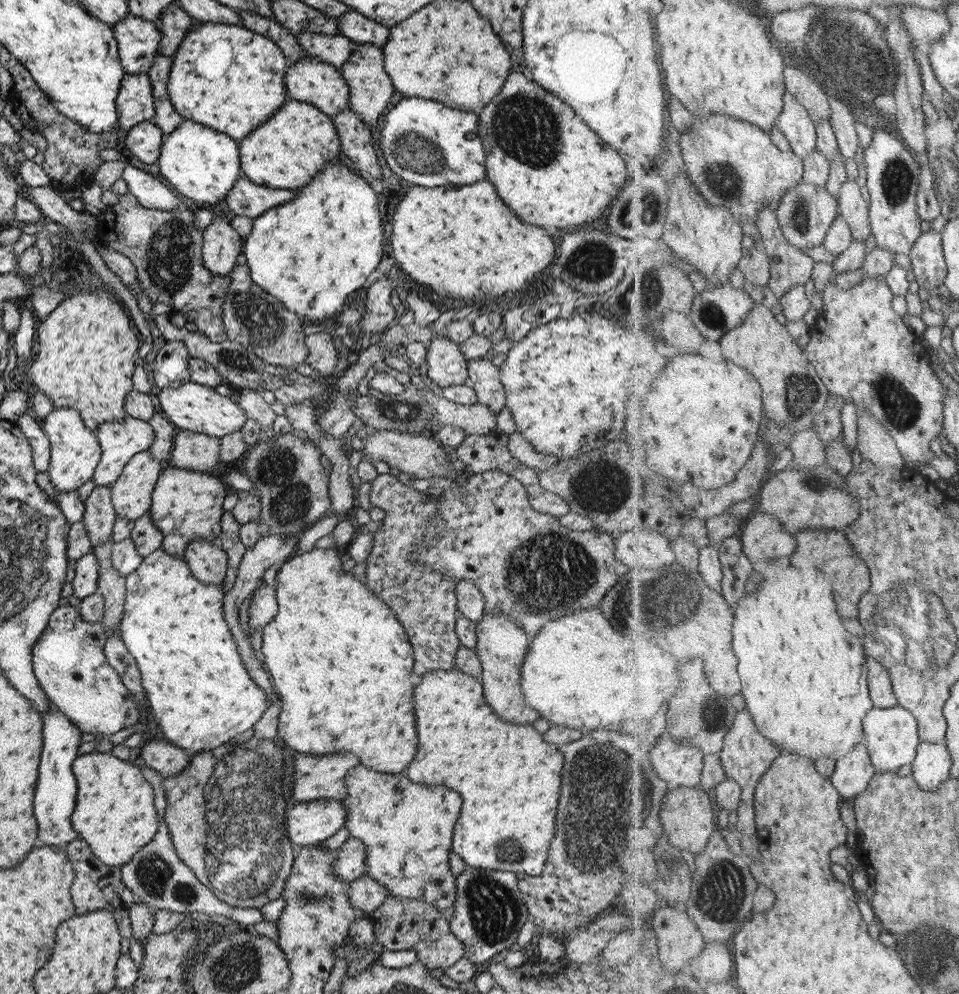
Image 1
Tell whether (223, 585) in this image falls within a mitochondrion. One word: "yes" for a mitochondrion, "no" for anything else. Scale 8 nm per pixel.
no

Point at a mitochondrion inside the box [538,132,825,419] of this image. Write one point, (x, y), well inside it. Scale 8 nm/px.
(592, 260)

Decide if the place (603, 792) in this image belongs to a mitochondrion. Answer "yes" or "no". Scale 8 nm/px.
yes

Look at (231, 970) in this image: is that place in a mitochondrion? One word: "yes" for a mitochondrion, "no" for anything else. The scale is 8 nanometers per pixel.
yes

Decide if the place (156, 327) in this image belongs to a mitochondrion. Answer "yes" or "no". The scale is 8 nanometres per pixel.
no

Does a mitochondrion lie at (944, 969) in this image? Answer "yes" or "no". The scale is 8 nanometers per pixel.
yes

